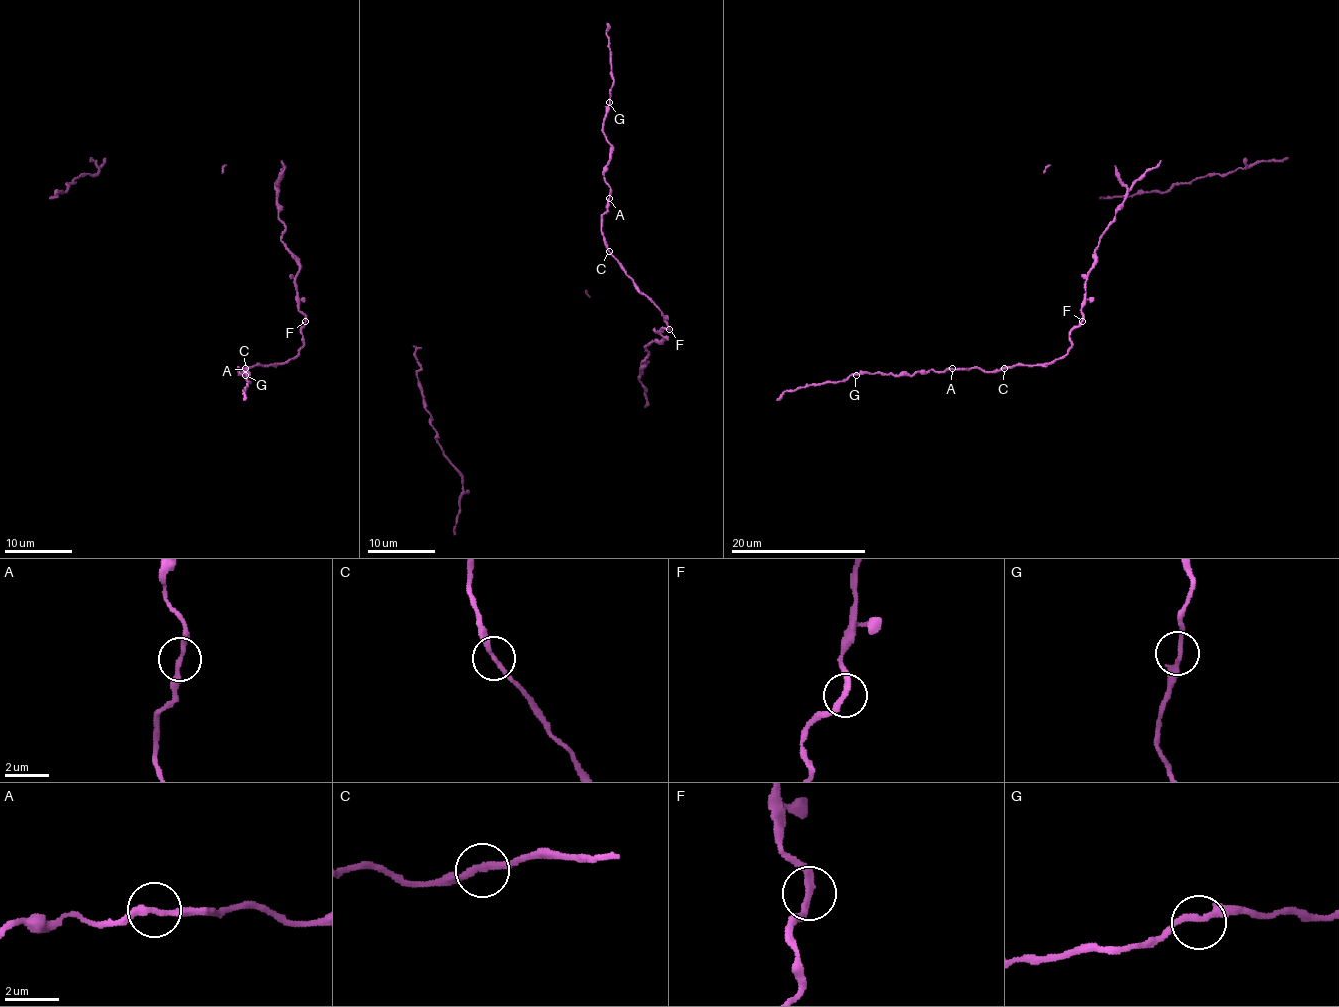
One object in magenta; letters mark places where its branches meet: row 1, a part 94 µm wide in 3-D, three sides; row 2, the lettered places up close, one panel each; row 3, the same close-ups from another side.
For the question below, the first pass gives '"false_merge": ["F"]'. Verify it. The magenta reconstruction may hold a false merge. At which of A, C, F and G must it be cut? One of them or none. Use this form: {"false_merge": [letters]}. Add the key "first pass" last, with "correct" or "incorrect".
{"false_merge": ["F"], "first pass": "correct"}

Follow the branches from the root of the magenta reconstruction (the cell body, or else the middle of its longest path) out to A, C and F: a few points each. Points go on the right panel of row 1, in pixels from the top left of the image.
A: (1117, 206), (1099, 240), (1082, 321), (1065, 355), (994, 372), (952, 368)
C: (1117, 206), (1099, 240), (1085, 282), (1082, 321), (1070, 333), (1068, 351), (1048, 363), (1004, 368)
F: (1117, 206), (1116, 218), (1099, 240), (1095, 262), (1085, 282), (1082, 321)

